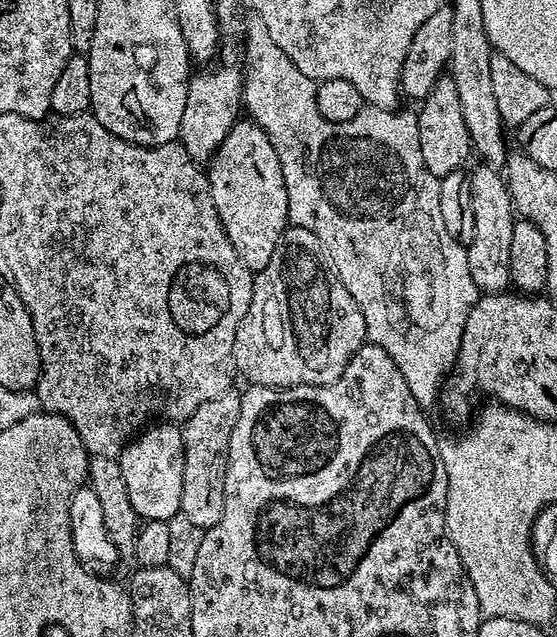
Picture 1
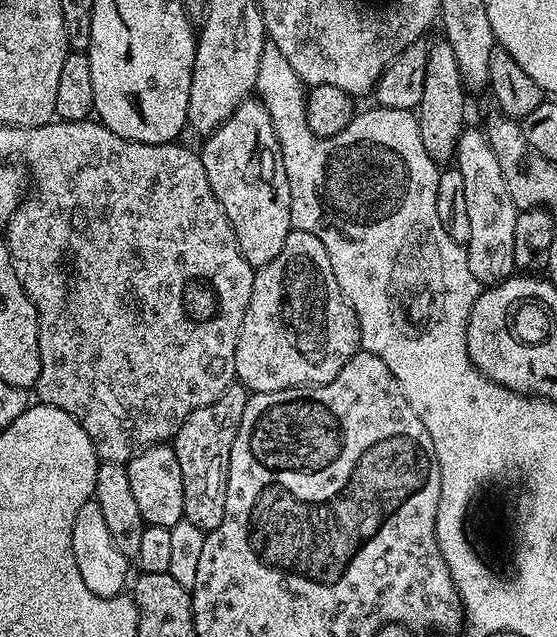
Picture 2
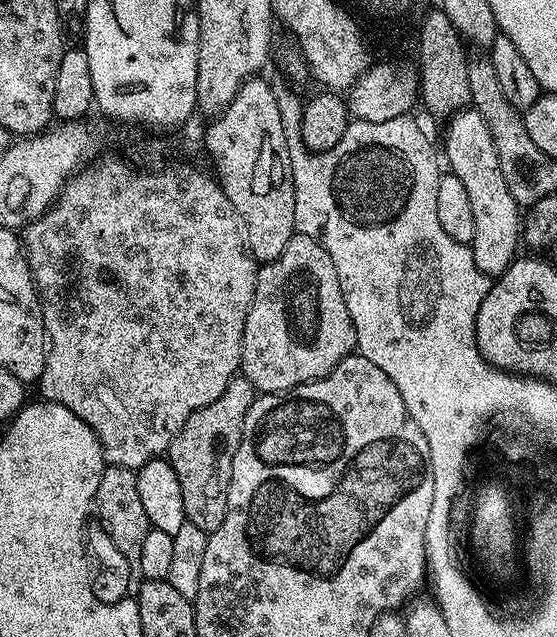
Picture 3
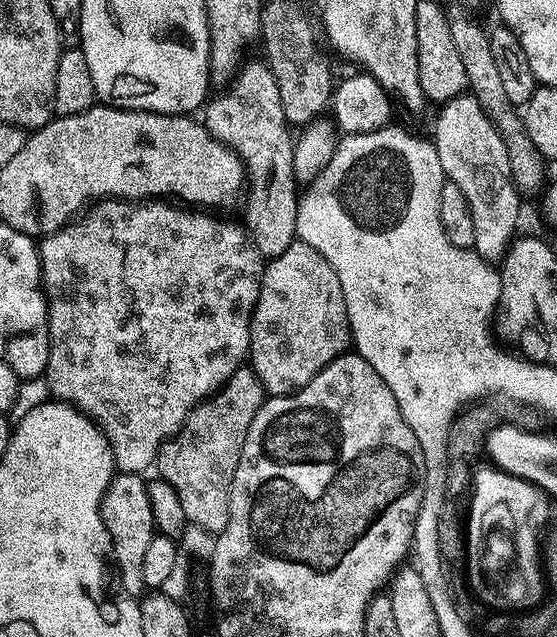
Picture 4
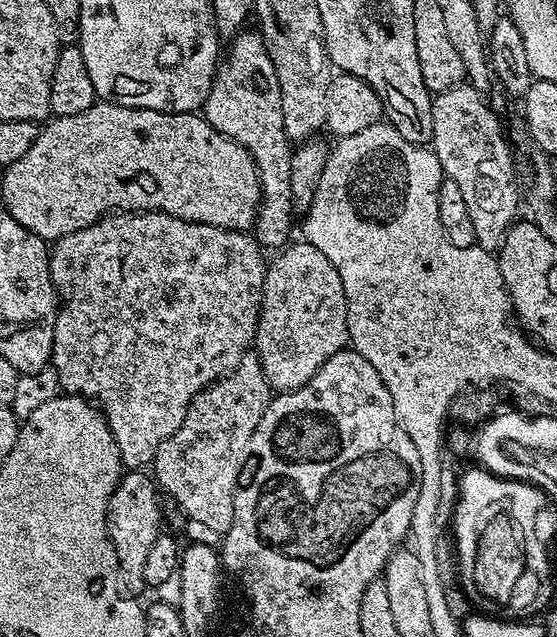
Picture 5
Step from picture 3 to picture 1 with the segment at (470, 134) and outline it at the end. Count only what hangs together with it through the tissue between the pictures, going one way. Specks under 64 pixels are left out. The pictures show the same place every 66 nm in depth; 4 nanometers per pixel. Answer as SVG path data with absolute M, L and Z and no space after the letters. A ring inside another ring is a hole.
M480 162L477 165L477 168L471 169L470 172L470 195L474 198L474 238L466 246L470 262L470 278L474 278L474 286L481 293L495 294L505 291L512 282L510 278L510 241L514 235L517 217L514 215L508 184L503 175L491 164Z

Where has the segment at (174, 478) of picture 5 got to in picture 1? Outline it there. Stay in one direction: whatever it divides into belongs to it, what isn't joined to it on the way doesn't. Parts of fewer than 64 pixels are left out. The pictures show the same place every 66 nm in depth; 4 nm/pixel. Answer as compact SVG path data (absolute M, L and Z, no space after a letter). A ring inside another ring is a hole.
M229 390L202 402L188 420L183 421L184 465L182 466L182 502L180 512L191 518L198 527L210 529L222 518L224 509L224 487L226 486L226 466L230 450L230 434L238 423L240 392Z

